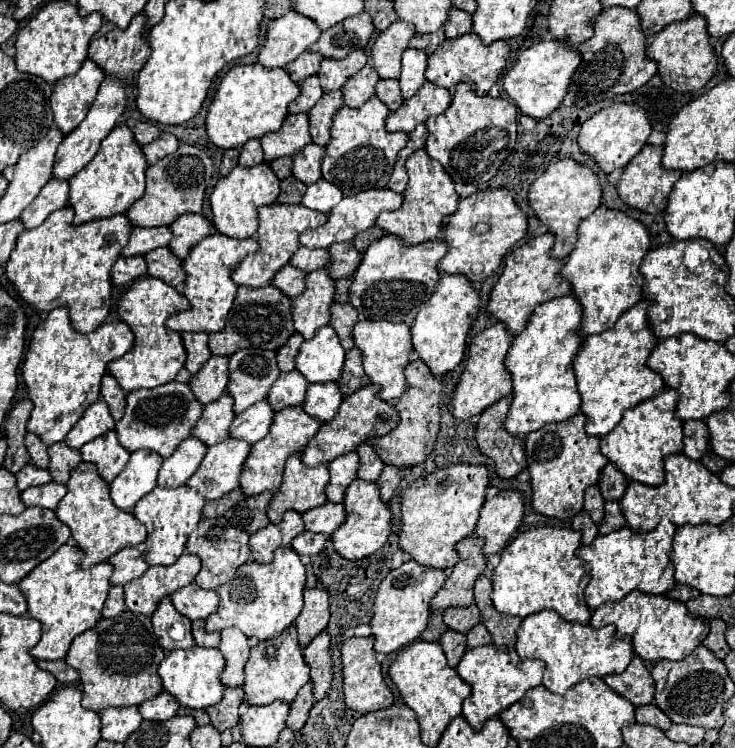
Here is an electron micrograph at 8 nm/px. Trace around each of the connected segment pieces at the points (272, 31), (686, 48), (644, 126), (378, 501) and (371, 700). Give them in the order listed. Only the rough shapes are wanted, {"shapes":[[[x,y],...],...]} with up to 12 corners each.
{"shapes":[[[284,13],[268,25],[258,63],[286,67],[318,41],[306,15]],[[698,13],[666,25],[648,57],[676,91],[698,91],[718,57]],[[612,103],[582,123],[578,143],[606,173],[648,141],[634,103]],[[374,481],[346,489],[346,523],[332,537],[362,559],[388,541],[394,515]],[[374,637],[342,645],[344,699],[358,713],[386,709],[382,677]]]}

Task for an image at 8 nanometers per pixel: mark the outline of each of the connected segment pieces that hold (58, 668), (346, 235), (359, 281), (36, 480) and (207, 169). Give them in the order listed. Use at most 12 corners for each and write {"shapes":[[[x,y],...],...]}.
{"shapes":[[[36,661],[40,669],[52,673],[68,685],[80,675],[64,661]],[[392,189],[344,199],[326,225],[302,233],[304,247],[328,249],[368,231],[384,209],[400,209]],[[386,235],[352,277],[358,317],[410,321],[440,281],[442,239]],[[26,465],[16,473],[18,489],[50,483],[50,471]],[[180,145],[146,171],[138,227],[202,213],[212,159]]]}

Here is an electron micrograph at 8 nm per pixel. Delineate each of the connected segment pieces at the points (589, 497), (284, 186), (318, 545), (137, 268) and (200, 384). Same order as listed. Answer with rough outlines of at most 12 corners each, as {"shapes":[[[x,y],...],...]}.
{"shapes":[[[598,485],[586,489],[584,511],[594,523],[604,519],[604,499]],[[296,177],[280,183],[278,203],[300,203],[306,185]],[[310,531],[292,541],[298,555],[314,557],[322,551],[326,537]],[[142,255],[120,257],[112,267],[114,285],[148,275]],[[212,357],[190,377],[198,401],[212,403],[230,383],[230,357]]]}

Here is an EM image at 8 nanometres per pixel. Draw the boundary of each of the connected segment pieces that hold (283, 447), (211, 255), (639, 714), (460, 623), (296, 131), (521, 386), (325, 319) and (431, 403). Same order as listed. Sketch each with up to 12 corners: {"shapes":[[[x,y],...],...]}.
{"shapes":[[[302,407],[276,413],[252,445],[242,491],[282,485],[286,459],[306,447],[322,421]],[[214,233],[184,259],[190,311],[166,327],[216,333],[256,239]],[[656,703],[636,709],[636,723],[654,725],[662,731],[672,721],[658,709]],[[470,607],[444,609],[444,623],[460,633],[480,623],[480,611]],[[308,113],[286,117],[260,139],[264,161],[294,155],[312,143]],[[574,295],[538,305],[506,357],[524,437],[580,413]],[[306,275],[294,299],[294,327],[304,339],[330,325],[334,279]],[[422,359],[406,367],[400,423],[368,443],[384,463],[414,467],[432,453],[442,377]]]}

